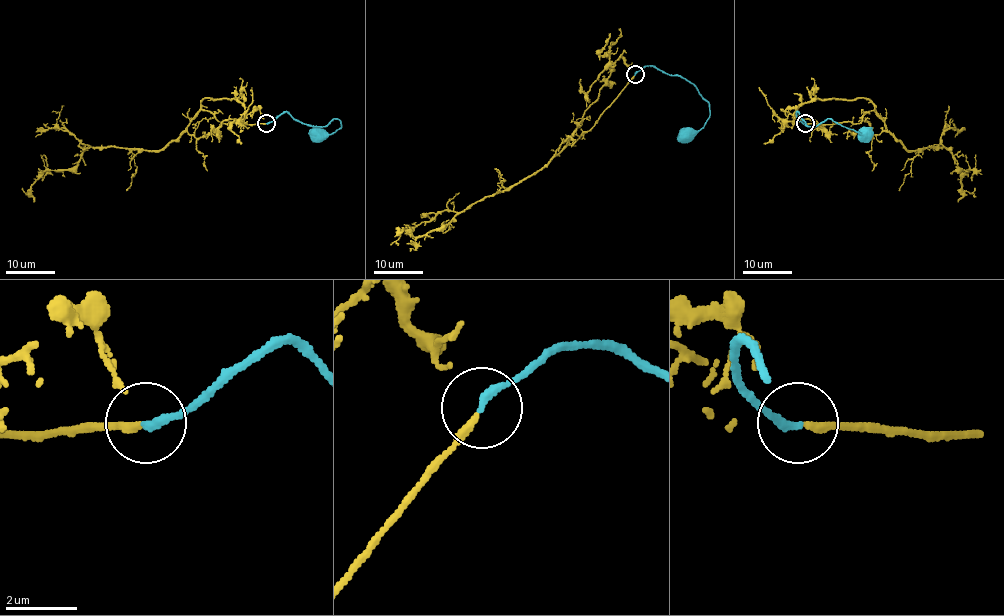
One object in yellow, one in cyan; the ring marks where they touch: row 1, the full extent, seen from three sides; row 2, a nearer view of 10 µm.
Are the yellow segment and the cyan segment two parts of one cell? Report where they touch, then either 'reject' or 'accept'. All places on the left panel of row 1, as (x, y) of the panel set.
place (266, 123); accept

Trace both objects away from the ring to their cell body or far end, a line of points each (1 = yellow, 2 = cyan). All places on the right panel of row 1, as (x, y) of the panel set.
1: (806, 122), (860, 122), (874, 110), (907, 150), (945, 147), (966, 169), (962, 189), (975, 188)
2: (804, 122), (797, 118), (797, 113), (808, 126), (817, 126), (830, 119), (860, 134), (869, 131), (868, 134)

